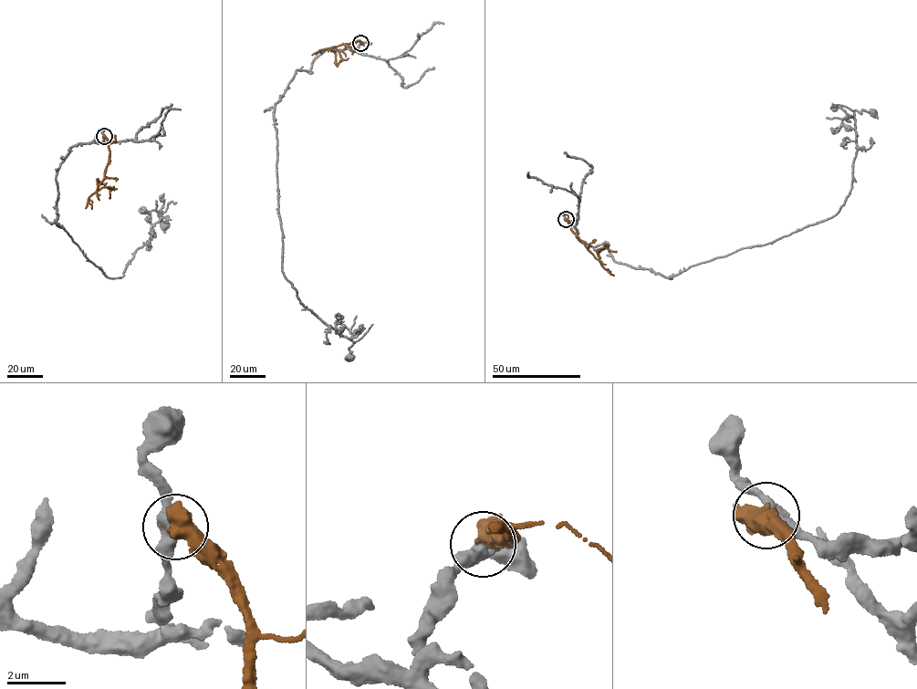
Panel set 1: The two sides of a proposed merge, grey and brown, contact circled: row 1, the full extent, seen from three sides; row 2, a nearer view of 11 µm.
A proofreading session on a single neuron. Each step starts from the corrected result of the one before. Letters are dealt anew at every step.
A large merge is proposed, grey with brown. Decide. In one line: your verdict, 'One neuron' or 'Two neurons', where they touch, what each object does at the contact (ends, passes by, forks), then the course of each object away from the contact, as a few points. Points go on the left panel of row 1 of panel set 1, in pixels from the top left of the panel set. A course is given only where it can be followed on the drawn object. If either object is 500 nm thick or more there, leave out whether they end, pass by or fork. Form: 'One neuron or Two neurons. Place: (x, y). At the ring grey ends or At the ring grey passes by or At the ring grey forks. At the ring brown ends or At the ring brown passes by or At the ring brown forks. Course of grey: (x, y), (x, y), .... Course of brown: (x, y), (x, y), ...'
Two neurons. Place: (104, 136). Course of grey: (104, 136), (61, 157), (57, 225), (110, 278), (123, 276), (149, 243), (161, 211), (164, 225). Course of brown: (104, 136), (108, 141), (110, 156), (97, 190), (97, 180), (104, 185)

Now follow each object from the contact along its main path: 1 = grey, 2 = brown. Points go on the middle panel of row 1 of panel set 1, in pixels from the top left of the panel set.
1: (360, 43), (296, 70), (273, 114), (282, 272), (304, 307), (354, 342), (349, 358)
2: (360, 43), (359, 39), (331, 47), (336, 55), (336, 64), (338, 63)

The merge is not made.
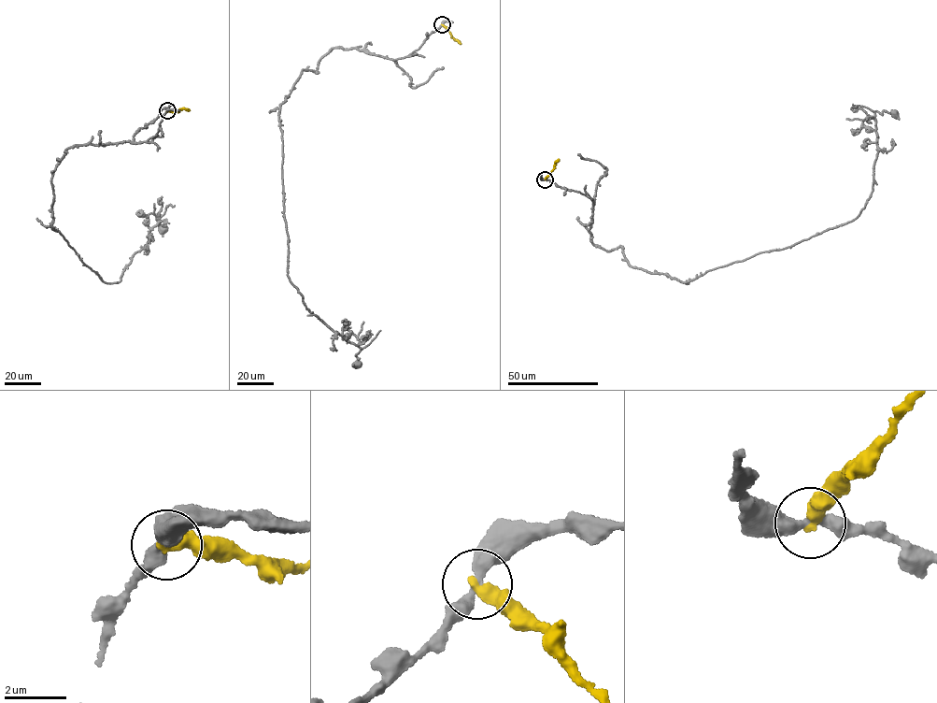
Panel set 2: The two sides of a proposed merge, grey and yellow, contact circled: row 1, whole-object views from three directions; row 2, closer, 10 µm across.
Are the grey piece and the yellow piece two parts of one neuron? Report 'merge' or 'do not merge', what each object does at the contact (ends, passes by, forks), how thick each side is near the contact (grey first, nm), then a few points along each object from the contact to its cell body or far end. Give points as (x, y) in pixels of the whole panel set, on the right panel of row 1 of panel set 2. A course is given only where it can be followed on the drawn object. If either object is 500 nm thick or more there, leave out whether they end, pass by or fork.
do not merge; grey passes by; yellow ends; calibres 360 and 440 nm; course grey (545, 179), (590, 198), (593, 244), (688, 281), (857, 218), (873, 191), (874, 112), (895, 114); course yellow (545, 179), (559, 159)

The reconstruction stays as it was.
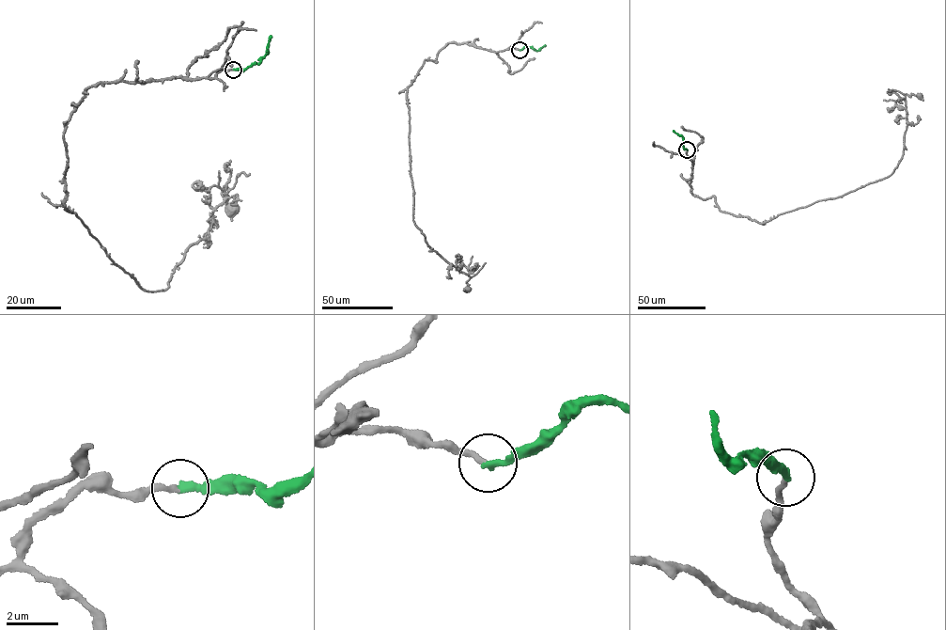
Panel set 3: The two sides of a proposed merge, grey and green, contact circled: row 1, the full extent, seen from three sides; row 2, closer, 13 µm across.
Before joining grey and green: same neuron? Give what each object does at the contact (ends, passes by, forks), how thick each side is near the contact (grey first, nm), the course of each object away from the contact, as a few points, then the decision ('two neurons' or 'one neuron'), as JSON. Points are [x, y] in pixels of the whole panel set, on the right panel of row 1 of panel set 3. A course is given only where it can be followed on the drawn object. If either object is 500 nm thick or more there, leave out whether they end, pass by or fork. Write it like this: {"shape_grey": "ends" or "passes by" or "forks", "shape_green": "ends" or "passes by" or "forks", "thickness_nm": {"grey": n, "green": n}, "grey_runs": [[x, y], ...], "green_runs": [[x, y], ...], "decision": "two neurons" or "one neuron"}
{"shape_grey": "ends", "shape_green": "ends", "thickness_nm": {"grey": 240, "green": 280}, "grey_runs": [[687, 149], [692, 194], [765, 222], [891, 174], [903, 154], [905, 95], [920, 96]], "green_runs": [[687, 149], [683, 148], [682, 137], [673, 130]], "decision": "one neuron"}

